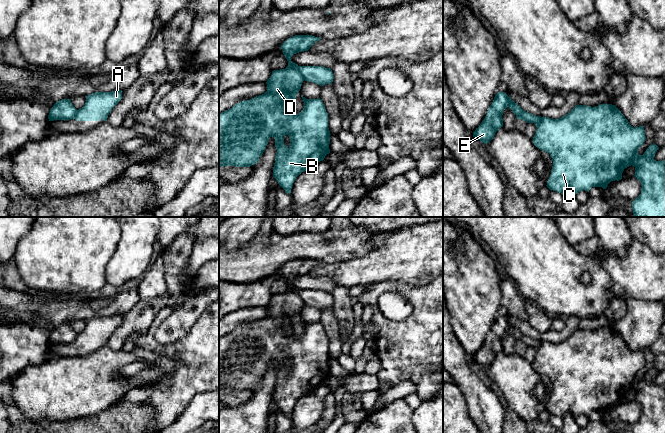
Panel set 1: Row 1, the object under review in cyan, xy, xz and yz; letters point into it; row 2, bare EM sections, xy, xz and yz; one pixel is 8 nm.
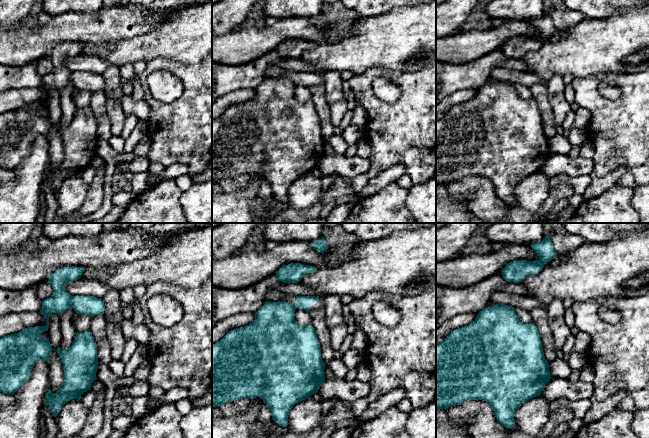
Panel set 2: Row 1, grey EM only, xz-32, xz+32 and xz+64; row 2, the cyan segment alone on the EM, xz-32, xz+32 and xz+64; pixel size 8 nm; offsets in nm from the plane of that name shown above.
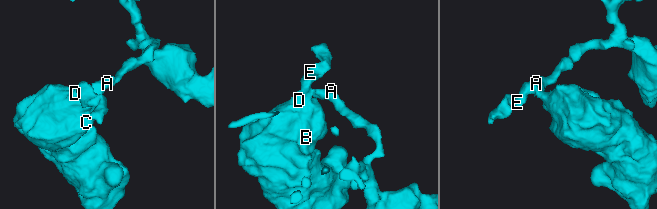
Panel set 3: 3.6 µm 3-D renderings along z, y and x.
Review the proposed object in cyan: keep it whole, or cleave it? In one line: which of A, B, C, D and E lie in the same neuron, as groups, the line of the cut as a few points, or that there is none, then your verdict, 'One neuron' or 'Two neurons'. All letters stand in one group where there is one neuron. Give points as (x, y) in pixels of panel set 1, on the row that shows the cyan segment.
Groups: A / B C D E. Split along xz (298, 66), (298, 72), (304, 79). Two neurons

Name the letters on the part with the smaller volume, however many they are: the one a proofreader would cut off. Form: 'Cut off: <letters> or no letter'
Cut off: B, C, D, E

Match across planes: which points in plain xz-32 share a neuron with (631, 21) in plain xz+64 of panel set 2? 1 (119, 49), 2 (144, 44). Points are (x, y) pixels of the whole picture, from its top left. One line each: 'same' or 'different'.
1: same
2: same

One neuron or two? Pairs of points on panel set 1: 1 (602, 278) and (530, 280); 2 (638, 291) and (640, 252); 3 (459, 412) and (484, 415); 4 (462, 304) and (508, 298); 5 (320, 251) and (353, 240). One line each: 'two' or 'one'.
1: one
2: one
3: two
4: two
5: one

